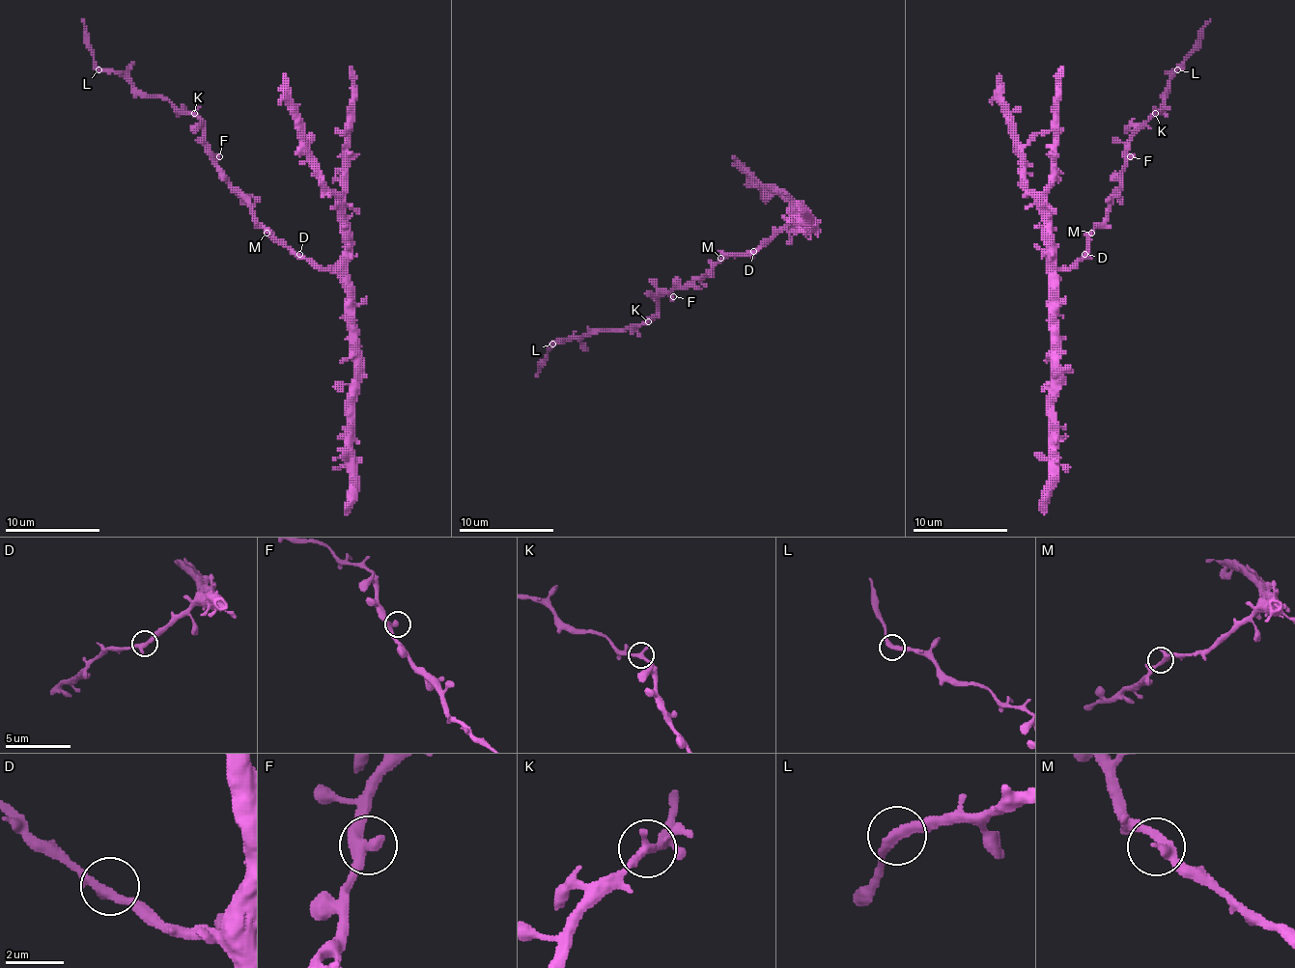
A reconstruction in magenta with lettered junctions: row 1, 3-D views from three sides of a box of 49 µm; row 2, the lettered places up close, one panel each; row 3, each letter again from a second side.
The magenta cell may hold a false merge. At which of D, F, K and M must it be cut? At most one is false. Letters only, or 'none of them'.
none of them

